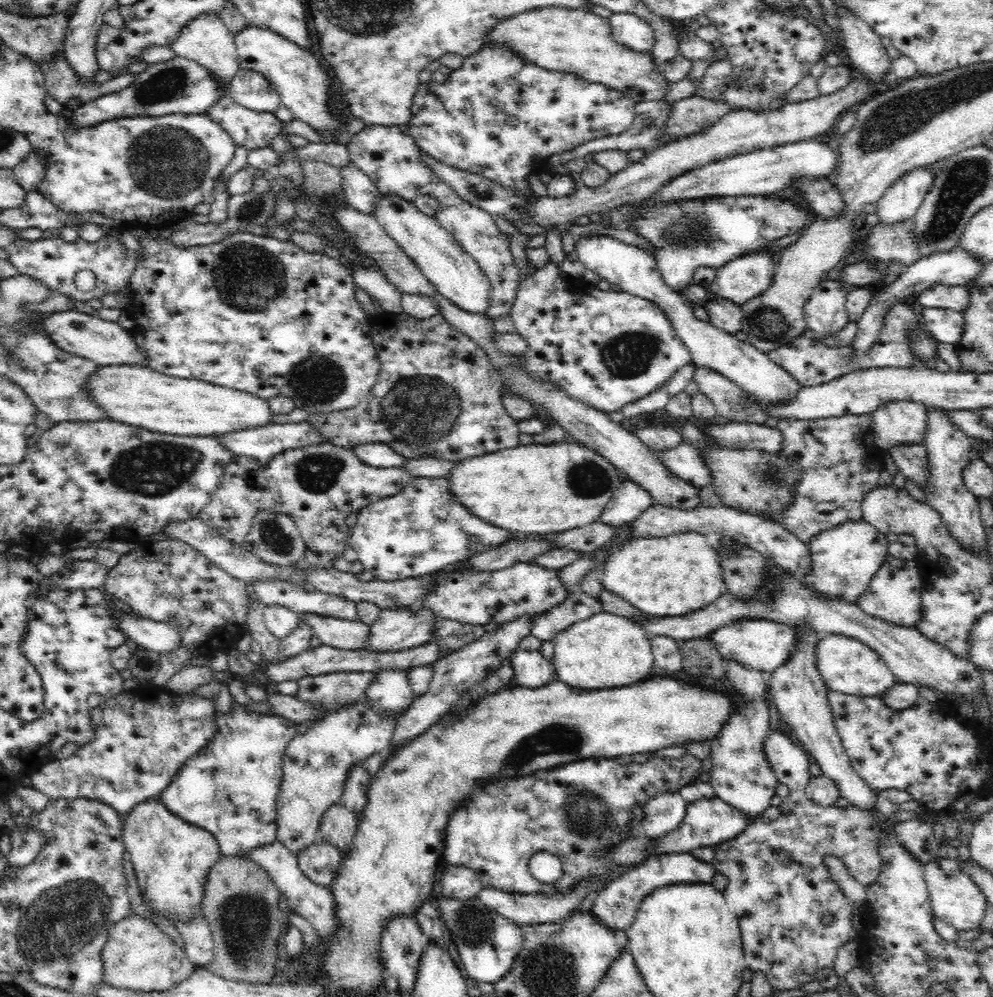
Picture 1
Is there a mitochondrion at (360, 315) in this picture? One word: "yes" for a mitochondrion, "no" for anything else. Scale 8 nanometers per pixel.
no

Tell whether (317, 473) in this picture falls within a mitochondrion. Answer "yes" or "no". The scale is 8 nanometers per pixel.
yes

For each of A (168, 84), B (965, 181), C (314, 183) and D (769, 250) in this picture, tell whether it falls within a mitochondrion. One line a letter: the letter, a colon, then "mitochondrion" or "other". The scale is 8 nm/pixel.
A: mitochondrion
B: mitochondrion
C: mitochondrion
D: other

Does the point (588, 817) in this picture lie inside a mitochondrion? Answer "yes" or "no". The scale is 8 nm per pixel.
yes

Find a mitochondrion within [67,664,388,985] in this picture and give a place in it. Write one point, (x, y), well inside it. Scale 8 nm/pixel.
(244, 920)

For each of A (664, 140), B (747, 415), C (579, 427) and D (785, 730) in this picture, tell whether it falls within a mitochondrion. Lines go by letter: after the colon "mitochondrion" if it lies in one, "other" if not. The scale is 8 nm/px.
A: other
B: other
C: mitochondrion
D: other

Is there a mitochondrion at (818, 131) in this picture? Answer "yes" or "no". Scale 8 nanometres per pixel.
no

